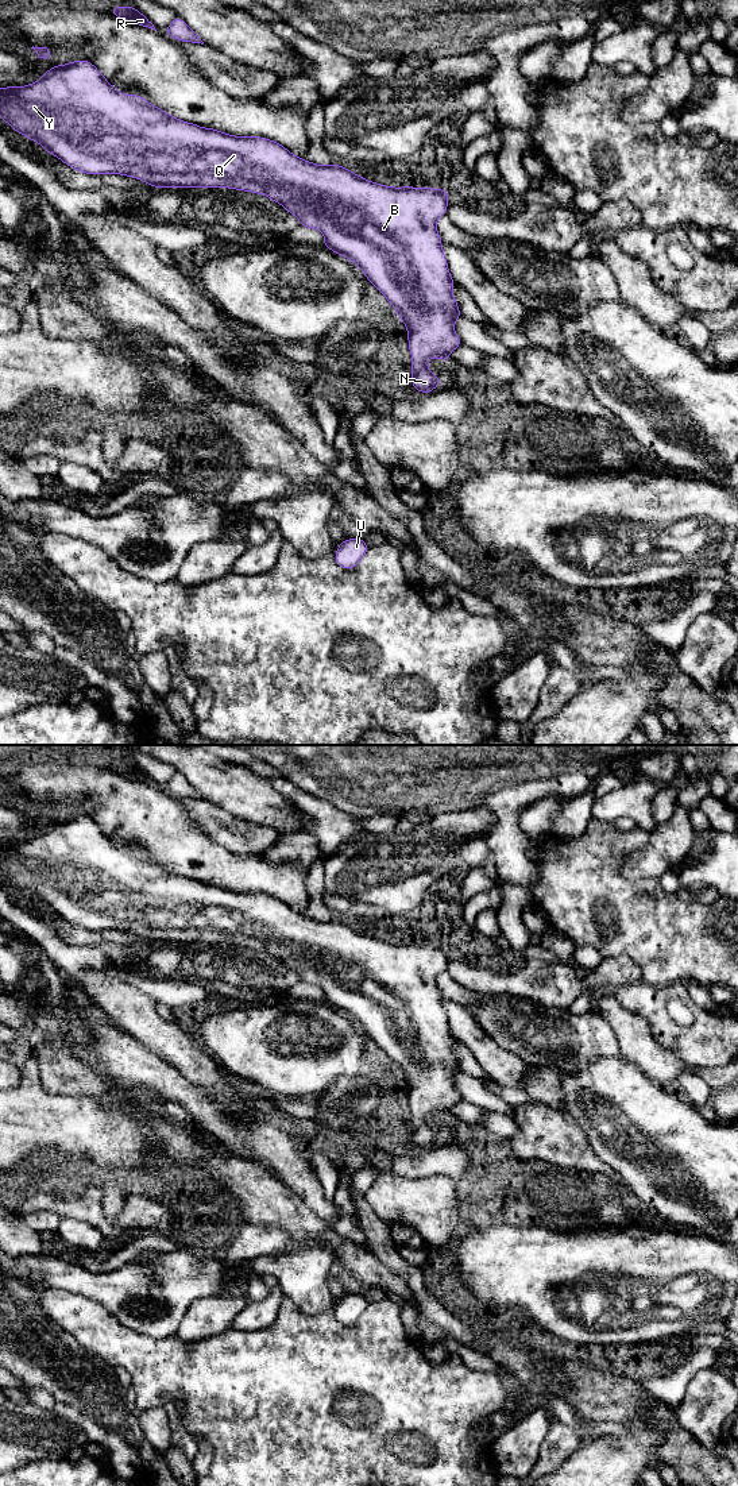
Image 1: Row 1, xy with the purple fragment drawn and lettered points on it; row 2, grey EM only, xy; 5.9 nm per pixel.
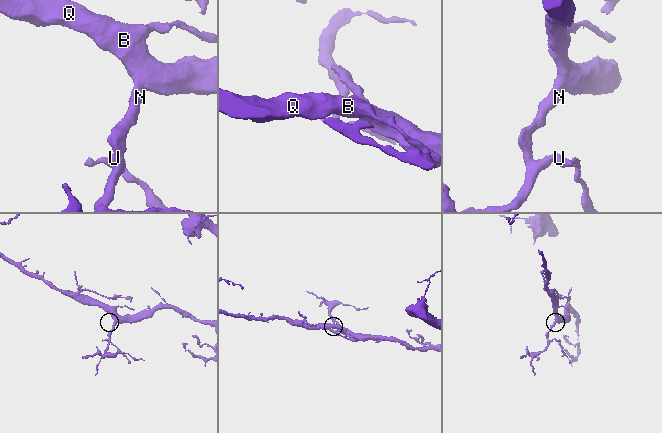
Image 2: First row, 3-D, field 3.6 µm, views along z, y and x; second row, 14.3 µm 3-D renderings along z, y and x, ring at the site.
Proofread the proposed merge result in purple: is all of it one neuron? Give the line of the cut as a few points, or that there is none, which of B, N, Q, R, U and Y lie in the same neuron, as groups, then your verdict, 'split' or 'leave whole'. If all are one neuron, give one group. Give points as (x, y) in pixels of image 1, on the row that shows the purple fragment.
no cut; B N Q R U Y; leave whole

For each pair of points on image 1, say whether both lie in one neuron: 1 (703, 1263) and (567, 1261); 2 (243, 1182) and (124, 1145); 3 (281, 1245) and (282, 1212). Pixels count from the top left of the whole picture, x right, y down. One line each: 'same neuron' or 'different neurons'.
1: same neuron
2: different neurons
3: different neurons

